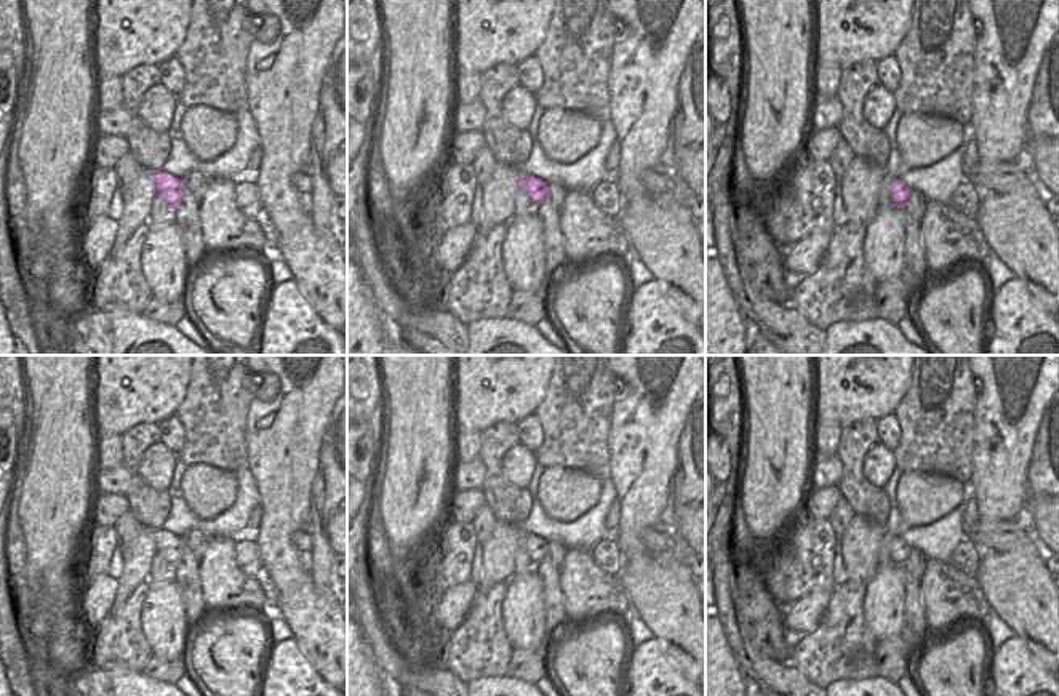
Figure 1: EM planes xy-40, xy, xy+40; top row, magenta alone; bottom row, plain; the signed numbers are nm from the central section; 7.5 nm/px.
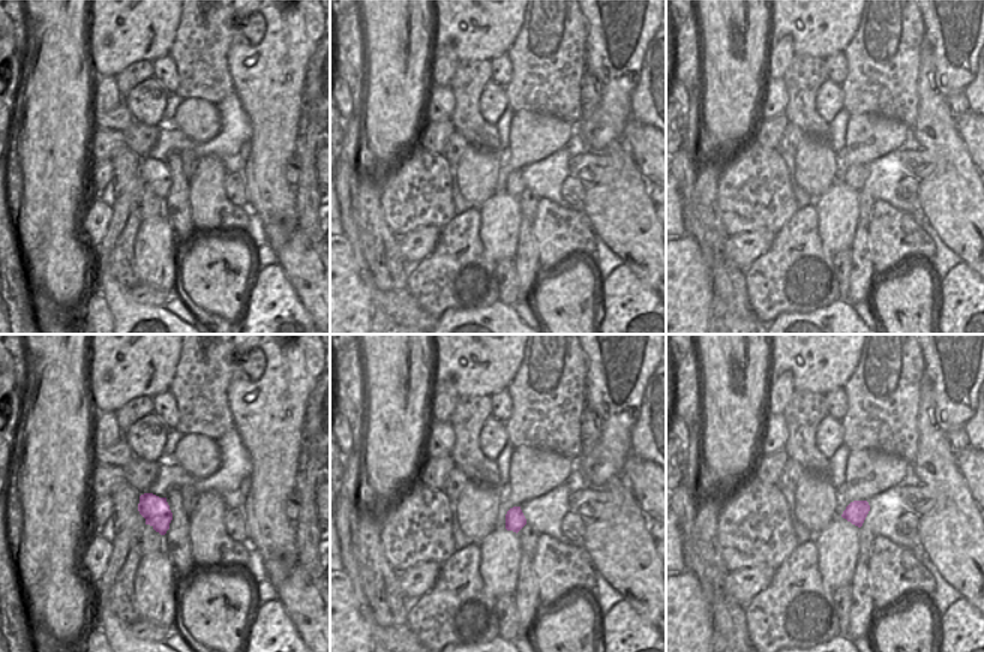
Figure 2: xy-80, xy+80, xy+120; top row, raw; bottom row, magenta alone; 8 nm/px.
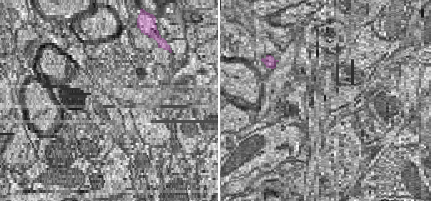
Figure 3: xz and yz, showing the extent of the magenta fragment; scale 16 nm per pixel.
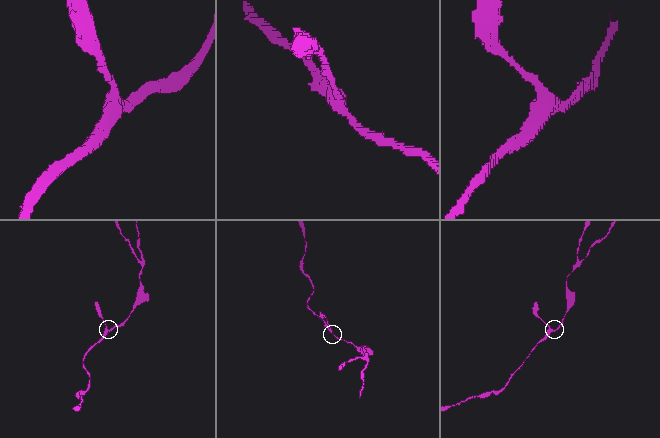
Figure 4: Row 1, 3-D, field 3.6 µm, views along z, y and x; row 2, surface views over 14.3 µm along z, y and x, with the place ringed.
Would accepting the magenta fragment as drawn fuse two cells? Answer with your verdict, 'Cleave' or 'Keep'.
Keep

